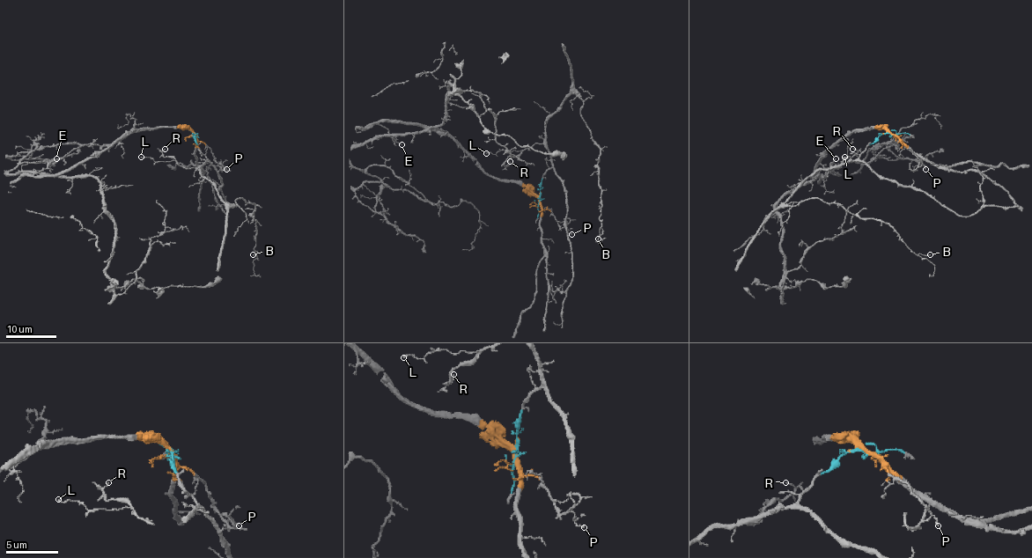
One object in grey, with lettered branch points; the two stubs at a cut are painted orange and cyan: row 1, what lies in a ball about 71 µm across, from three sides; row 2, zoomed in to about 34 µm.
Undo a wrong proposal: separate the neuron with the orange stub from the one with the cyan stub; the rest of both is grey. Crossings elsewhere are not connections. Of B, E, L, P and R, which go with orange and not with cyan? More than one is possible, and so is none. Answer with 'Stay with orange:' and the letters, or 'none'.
Stay with orange: E, P

